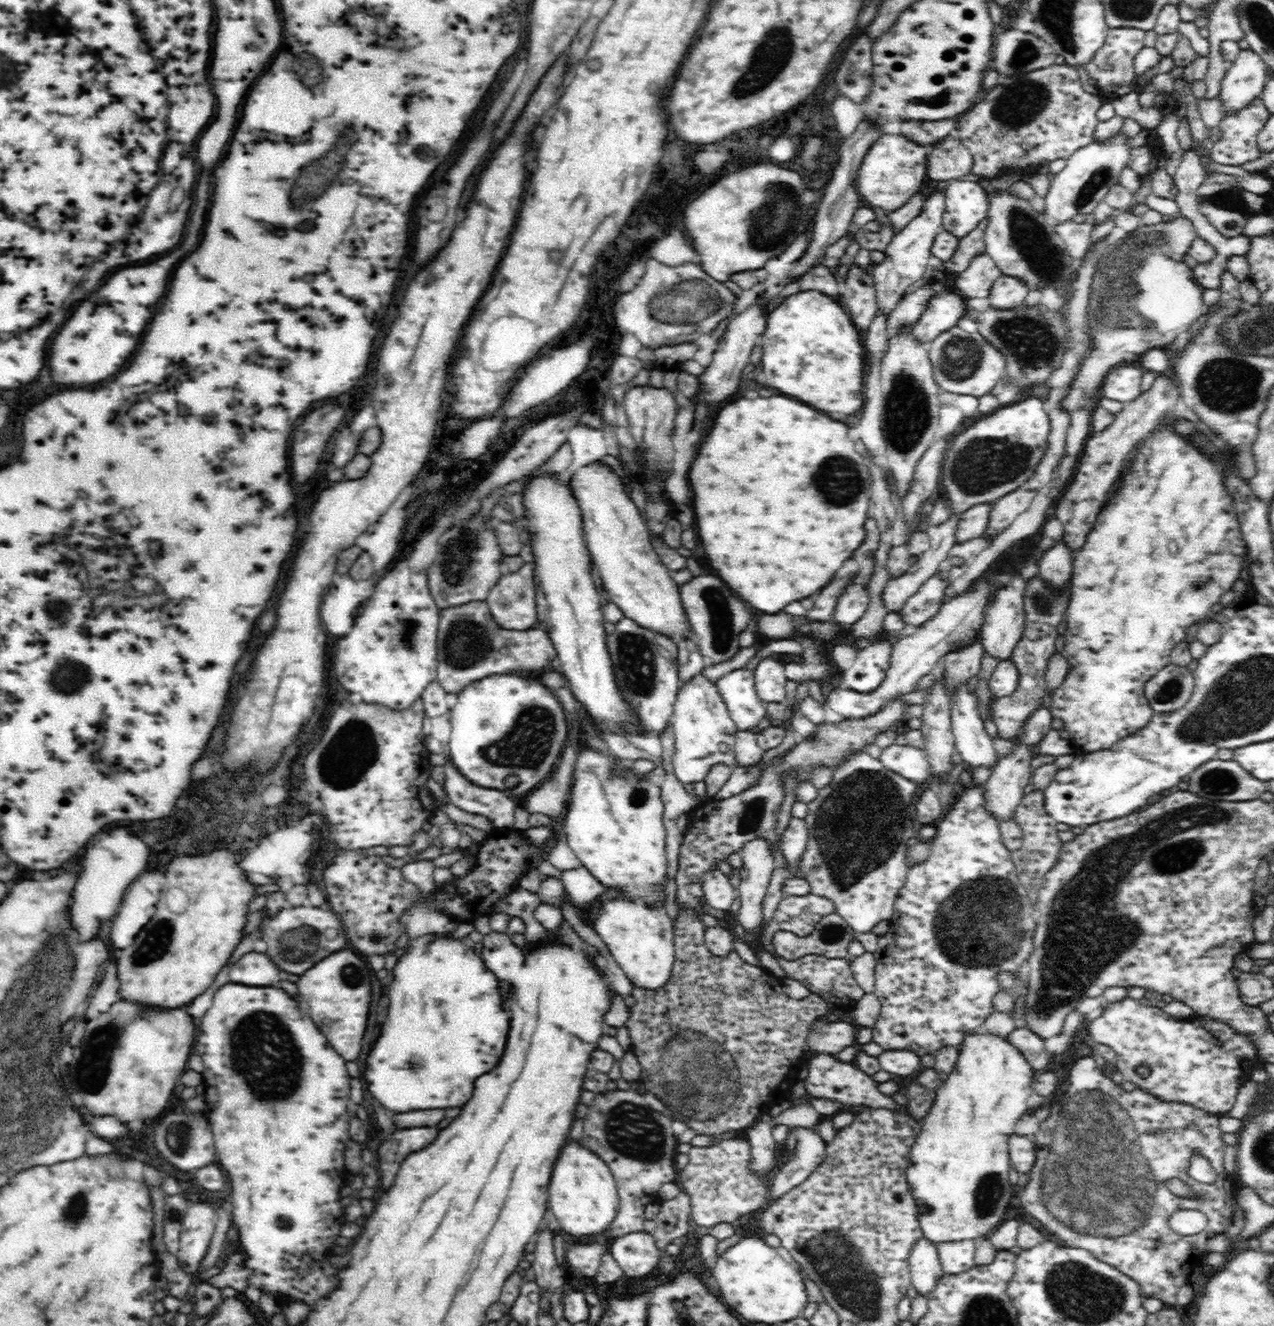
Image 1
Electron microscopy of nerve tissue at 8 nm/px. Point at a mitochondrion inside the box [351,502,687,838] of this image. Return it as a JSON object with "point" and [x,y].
{"point":[528,743]}

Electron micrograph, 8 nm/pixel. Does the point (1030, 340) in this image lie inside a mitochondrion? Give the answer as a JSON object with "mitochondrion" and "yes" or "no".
{"mitochondrion":"yes"}

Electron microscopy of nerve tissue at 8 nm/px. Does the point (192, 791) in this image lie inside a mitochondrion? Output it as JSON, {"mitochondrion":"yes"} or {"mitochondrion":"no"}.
{"mitochondrion":"no"}

